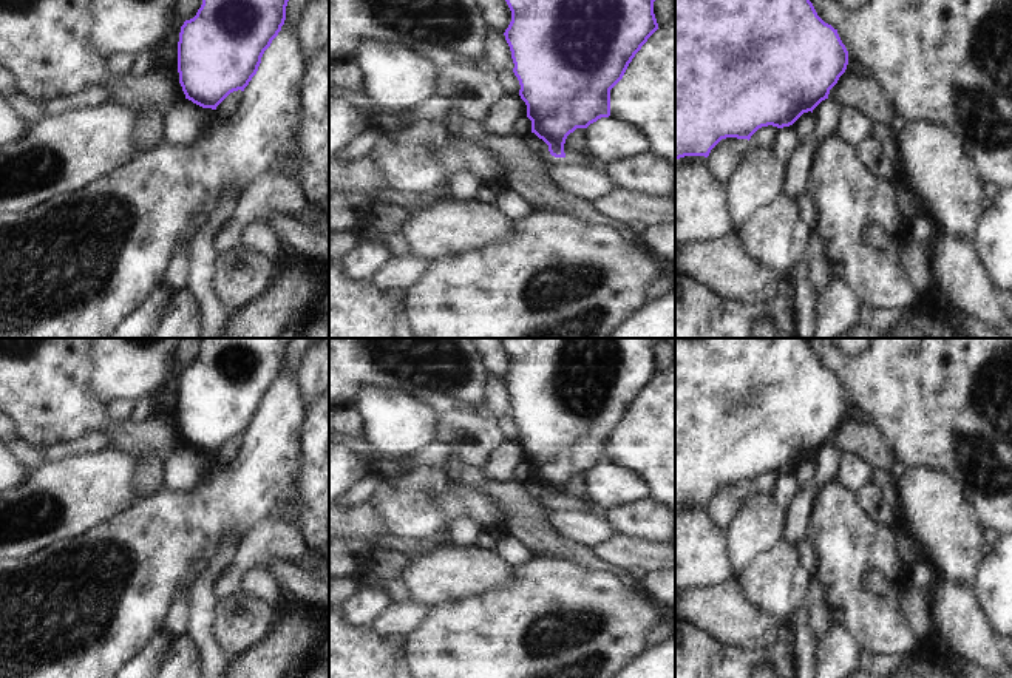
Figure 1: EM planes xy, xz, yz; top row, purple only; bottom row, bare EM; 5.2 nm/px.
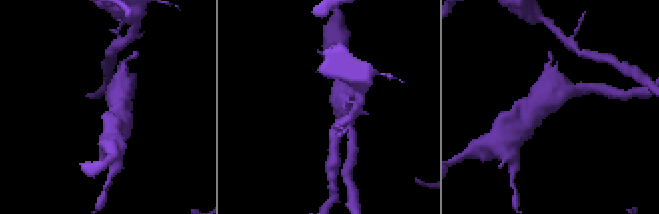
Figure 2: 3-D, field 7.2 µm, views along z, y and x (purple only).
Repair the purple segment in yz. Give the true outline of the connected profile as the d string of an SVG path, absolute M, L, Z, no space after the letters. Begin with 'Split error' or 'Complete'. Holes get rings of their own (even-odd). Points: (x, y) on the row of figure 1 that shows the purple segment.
Complete. M675 0L675 161L684 156L705 156L726 137L751 139L762 127L790 127L825 99L848 65L848 51L837 29L825 23L810 0Z

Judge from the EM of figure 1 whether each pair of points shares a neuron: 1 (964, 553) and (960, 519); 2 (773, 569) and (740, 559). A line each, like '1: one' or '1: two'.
1: one
2: two

